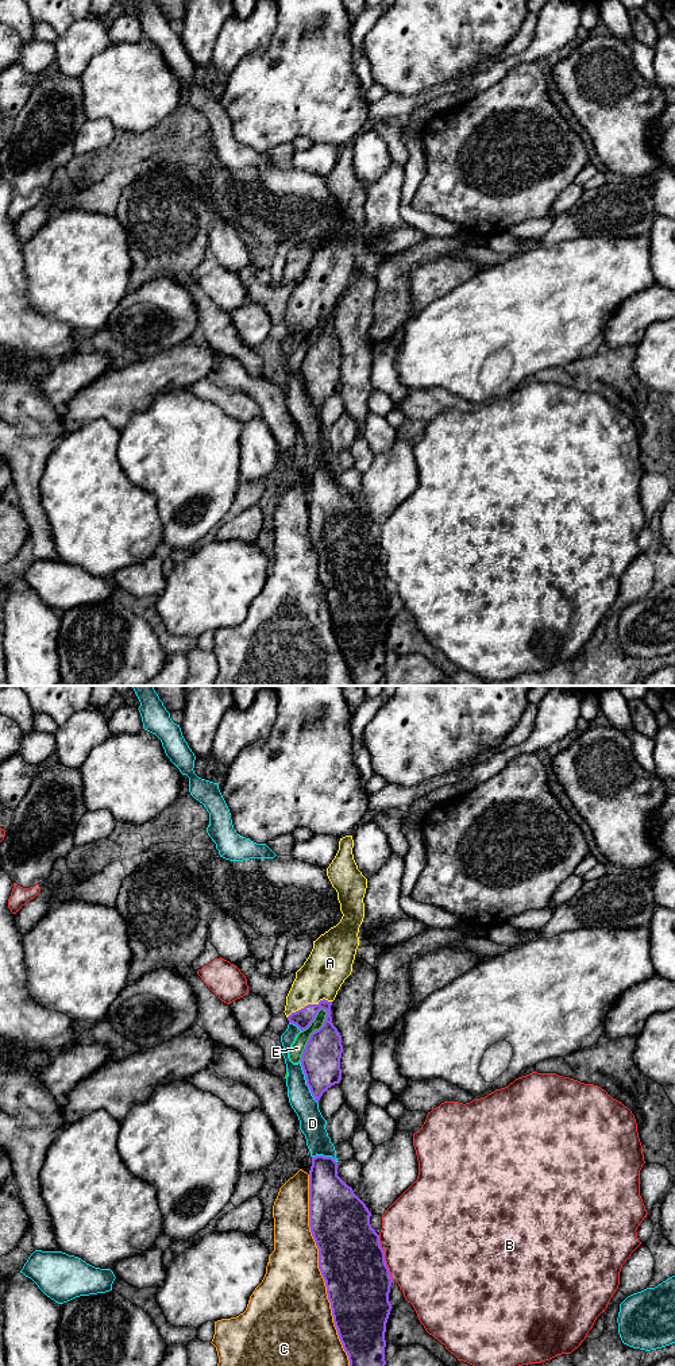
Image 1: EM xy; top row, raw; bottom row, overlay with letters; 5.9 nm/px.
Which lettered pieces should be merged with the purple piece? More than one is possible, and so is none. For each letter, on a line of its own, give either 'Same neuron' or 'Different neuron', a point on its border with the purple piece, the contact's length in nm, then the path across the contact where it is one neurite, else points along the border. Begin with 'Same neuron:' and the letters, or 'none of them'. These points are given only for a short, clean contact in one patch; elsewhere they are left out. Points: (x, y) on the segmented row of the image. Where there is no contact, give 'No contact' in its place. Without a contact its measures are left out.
Same neuron: A
A: Same neuron. Touches purple at xy (308, 1004). Shared border 280 nm. Path across: xy (326, 1042), (328, 1011), (308, 1004), (308, 995), (326, 969)
B: Different neuron. Touches purple at xy (384, 1257). Shared border 280 nm. Boundary: xy (378, 1235), (385, 1264), (393, 1278)
C: Different neuron. Touches purple at xy (320, 1270). Shared border 1150 nm
D: Different neuron. Touches purple at xy (307, 1083). Shared border 280 nm
E: Different neuron. Touches purple at xy (311, 1034). Shared border 360 nm. Boundary: xy (321, 1007), (326, 1013), (324, 1022), (311, 1034), (299, 1061)

